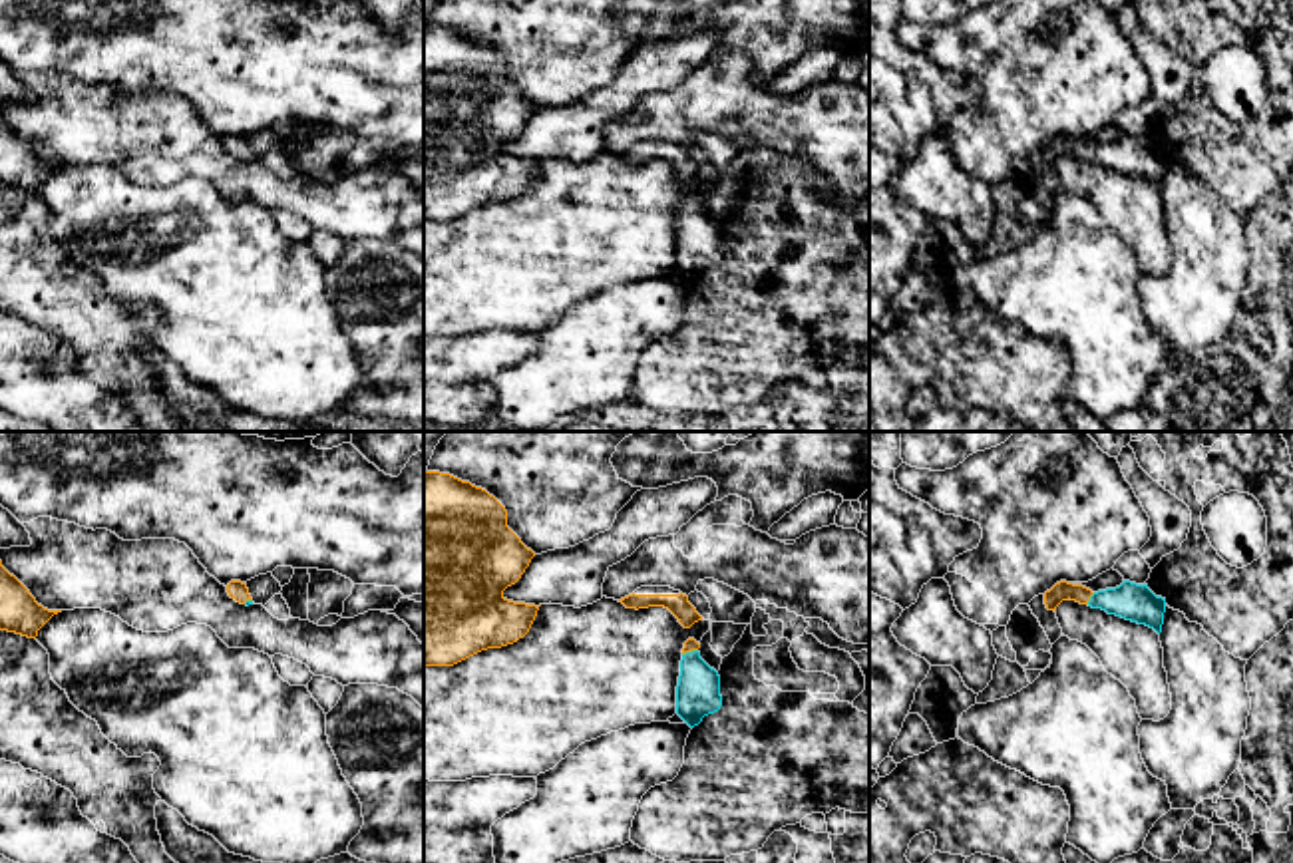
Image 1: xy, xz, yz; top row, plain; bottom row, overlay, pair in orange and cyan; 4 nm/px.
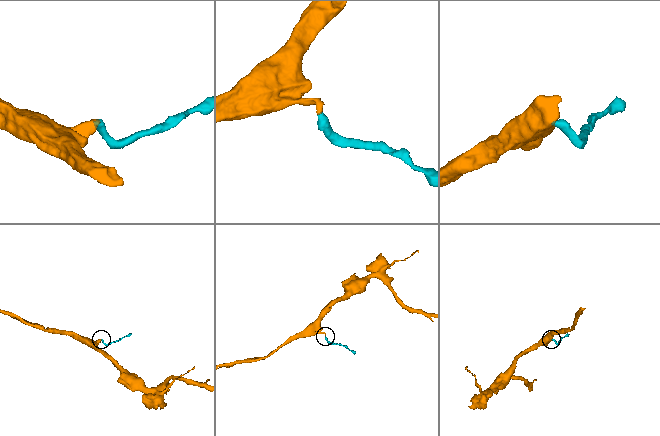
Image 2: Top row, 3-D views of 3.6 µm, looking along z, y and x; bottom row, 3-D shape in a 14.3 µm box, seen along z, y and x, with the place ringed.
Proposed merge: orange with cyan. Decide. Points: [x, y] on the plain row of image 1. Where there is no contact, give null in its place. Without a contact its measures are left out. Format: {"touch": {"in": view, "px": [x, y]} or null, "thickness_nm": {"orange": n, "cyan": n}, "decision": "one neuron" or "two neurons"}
{"touch": {"in": "yz", "px": [1089, 154]}, "thickness_nm": {"orange": 80, "cyan": 150}, "decision": "one neuron"}

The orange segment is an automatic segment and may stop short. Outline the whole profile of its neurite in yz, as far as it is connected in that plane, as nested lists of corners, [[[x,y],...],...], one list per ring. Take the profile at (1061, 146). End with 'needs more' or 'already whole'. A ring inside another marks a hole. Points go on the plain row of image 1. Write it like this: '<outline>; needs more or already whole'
[[[1060,135],[1044,147],[1044,159],[1048,165],[1056,165],[1056,161],[1068,153],[1080,159],[1088,159],[1092,163],[1102,163],[1108,169],[1116,169],[1126,175],[1146,179],[1154,183],[1158,189],[1162,187],[1166,153],[1156,151],[1148,143],[1148,139],[1124,135],[1116,143],[1092,147],[1082,139]]]; needs more

